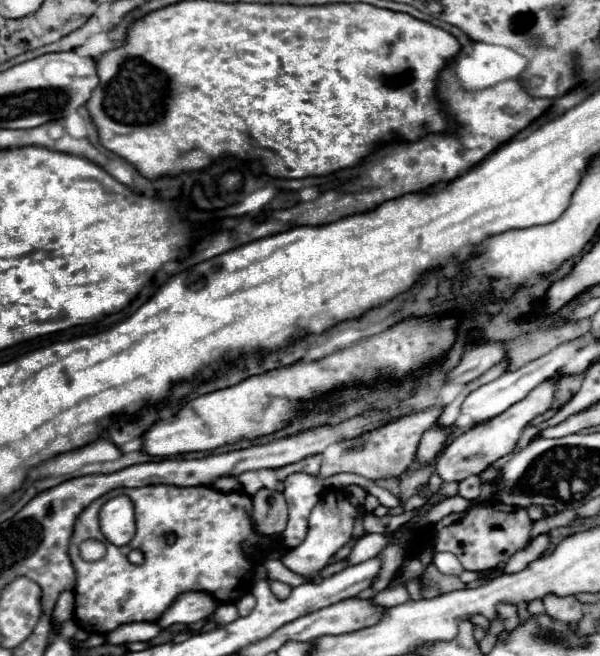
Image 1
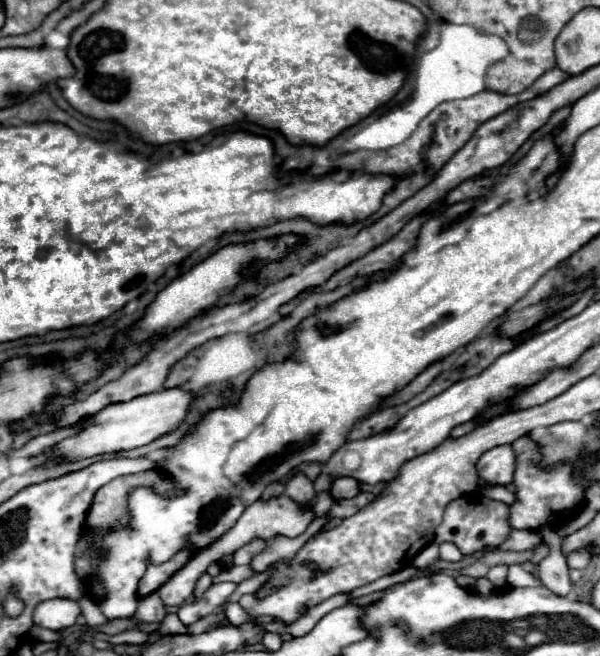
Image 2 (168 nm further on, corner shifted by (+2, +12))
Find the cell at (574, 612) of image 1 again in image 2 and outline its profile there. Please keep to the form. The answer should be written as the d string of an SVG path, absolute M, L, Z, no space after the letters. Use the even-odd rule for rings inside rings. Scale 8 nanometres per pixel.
M541 528L543 542L549 546L549 554L537 564L537 576L555 594L567 596L573 588L569 580L569 568L561 554L561 534L553 528Z

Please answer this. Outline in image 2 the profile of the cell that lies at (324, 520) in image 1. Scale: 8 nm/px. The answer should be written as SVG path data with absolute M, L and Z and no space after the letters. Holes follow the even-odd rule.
M319 492L317 502L315 502L313 510L315 510L315 514L317 514L317 516L323 516L323 514L327 514L327 512L329 512L331 504L333 504L333 498L329 496L329 492Z

